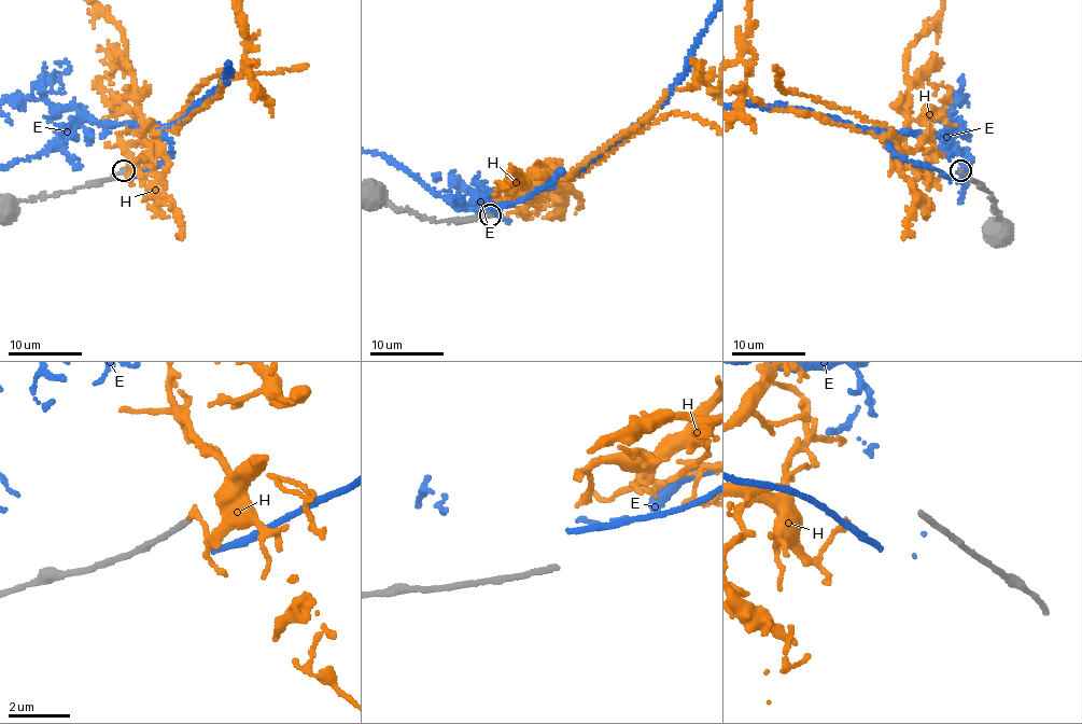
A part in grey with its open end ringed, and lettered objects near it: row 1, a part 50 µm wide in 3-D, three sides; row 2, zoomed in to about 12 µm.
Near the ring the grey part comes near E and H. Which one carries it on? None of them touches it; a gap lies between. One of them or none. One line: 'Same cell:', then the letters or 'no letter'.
Same cell: no letter

